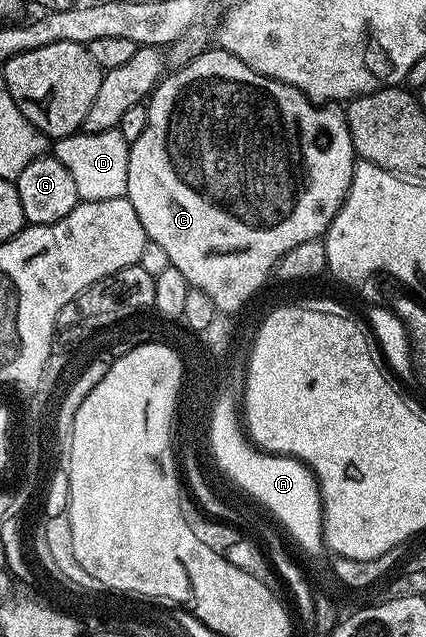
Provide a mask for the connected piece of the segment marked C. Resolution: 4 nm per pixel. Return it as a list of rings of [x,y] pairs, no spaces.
[[[213,46],[210,52],[201,52],[190,64],[182,66],[178,72],[170,71],[161,83],[153,89],[147,100],[149,113],[147,126],[139,138],[129,145],[129,161],[127,162],[127,186],[125,197],[135,206],[135,214],[139,214],[139,222],[143,222],[143,230],[148,243],[153,244],[166,257],[175,270],[187,278],[190,289],[197,288],[211,298],[215,308],[232,309],[240,313],[245,303],[256,297],[264,284],[269,283],[266,274],[273,272],[274,266],[287,254],[287,250],[295,250],[302,242],[311,242],[324,237],[330,222],[335,218],[339,206],[343,206],[347,190],[351,186],[351,178],[355,167],[355,153],[351,142],[351,130],[347,126],[347,118],[340,107],[329,102],[314,102],[303,95],[298,88],[284,84],[278,80],[267,78],[251,66],[239,62],[230,52],[221,51]]]

